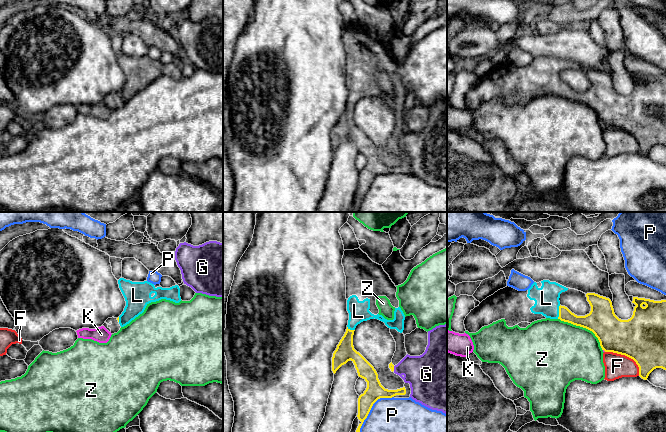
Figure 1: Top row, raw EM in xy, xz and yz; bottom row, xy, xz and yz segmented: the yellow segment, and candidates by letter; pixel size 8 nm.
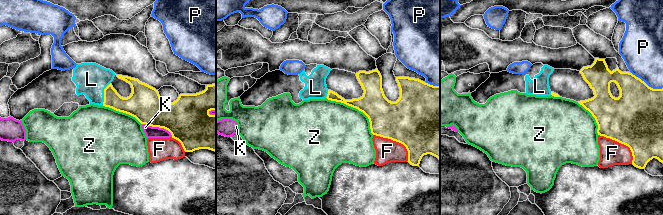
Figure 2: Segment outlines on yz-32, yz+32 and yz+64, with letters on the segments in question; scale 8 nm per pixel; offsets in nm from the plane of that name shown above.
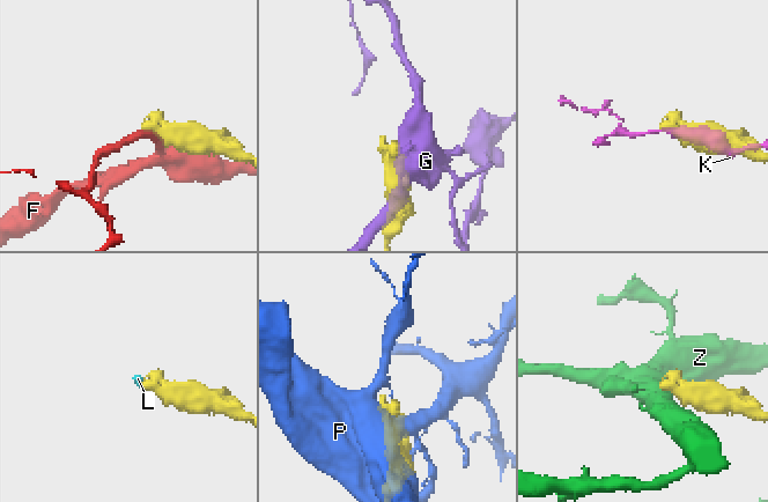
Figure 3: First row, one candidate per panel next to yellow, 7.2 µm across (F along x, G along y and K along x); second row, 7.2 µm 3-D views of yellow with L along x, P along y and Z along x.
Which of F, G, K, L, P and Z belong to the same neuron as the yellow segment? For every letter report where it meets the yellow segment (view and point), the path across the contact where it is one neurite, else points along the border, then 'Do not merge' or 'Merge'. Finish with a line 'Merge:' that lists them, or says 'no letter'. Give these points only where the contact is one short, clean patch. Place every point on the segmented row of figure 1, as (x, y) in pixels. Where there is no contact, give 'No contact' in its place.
F: Touches yellow at yz (627, 356). Do not merge
G: Touches yellow at xz (393, 368). Do not merge
K: Touches yellow at yz (604, 350). Do not merge
L: Touches yellow at yz (559, 312). Merge
P: Touches yellow at xz (371, 407). Do not merge
Z: Touches yellow at yz (584, 327). Do not merge
Merge: L

